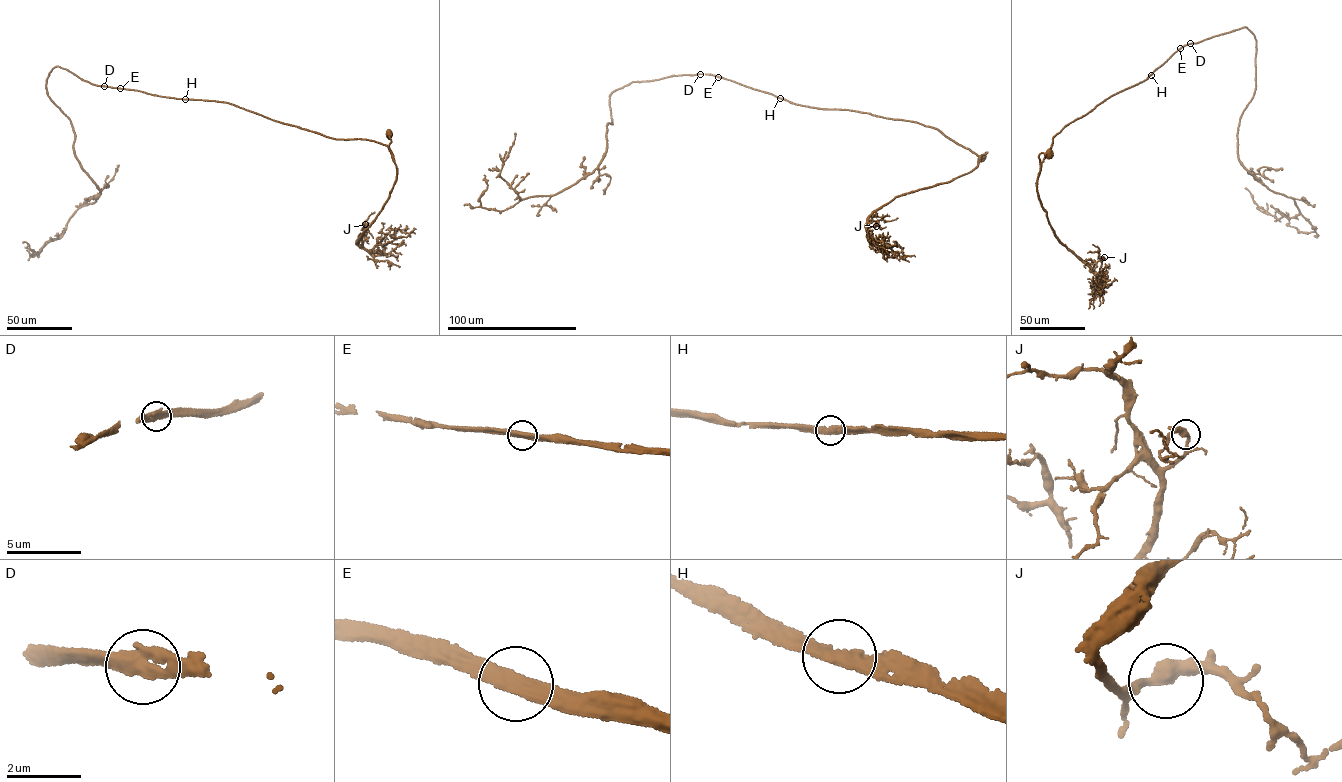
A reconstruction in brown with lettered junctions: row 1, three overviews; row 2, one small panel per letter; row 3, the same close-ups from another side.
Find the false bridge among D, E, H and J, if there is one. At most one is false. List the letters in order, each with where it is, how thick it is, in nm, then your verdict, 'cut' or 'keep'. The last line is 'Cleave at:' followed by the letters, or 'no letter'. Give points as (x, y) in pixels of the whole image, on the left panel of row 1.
D: at (104, 86); 360 nm thick; keep
E: at (120, 88); 360 nm thick; keep
H: at (185, 99); 360 nm thick; keep
J: at (365, 224); 360 nm thick; keep
Cleave at: no letter

